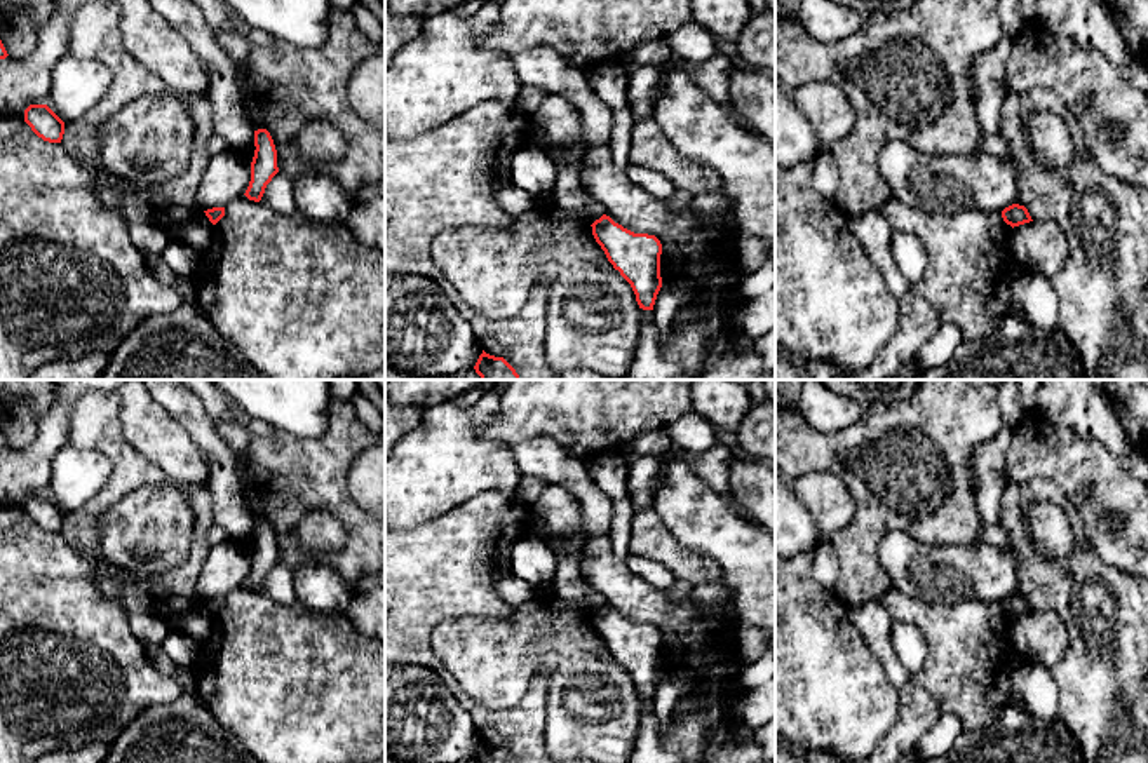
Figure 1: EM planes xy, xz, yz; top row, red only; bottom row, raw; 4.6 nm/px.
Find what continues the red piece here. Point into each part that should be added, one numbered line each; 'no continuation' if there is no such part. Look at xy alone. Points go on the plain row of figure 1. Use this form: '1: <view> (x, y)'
no continuation

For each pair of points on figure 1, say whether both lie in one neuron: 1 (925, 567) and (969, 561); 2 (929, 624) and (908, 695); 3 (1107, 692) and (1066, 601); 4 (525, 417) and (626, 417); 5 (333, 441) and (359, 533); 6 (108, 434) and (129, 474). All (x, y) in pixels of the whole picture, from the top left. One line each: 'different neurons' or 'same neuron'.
1: same neuron
2: different neurons
3: same neuron
4: same neuron
5: same neuron
6: same neuron

